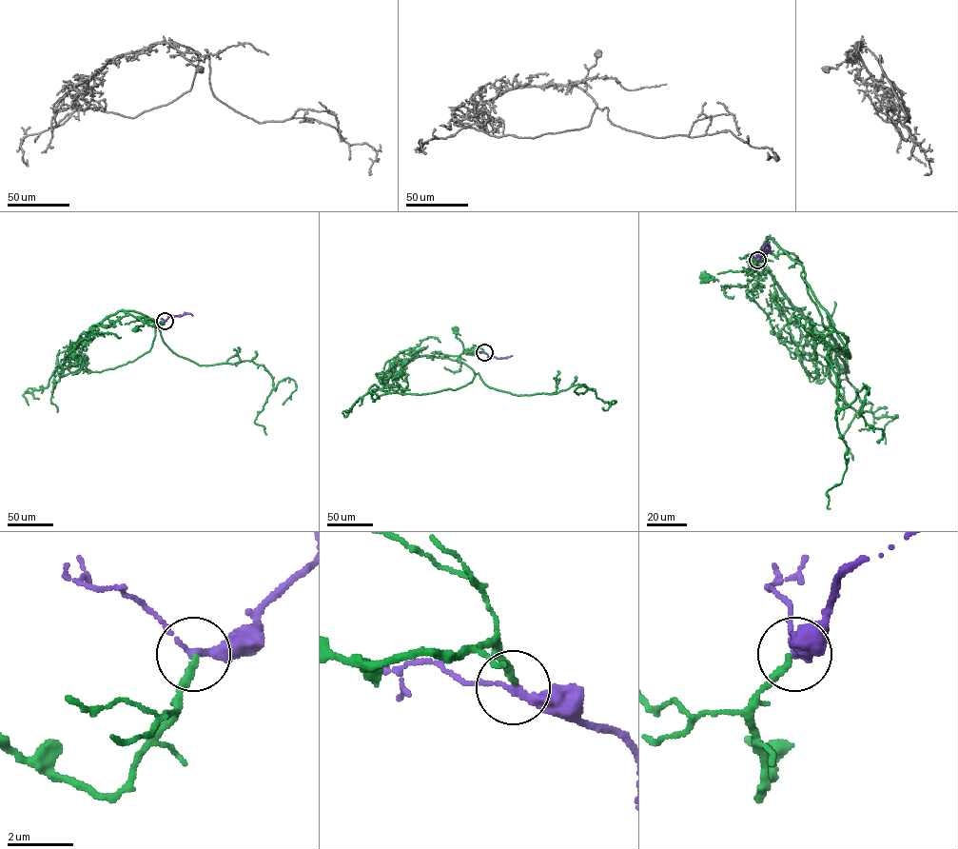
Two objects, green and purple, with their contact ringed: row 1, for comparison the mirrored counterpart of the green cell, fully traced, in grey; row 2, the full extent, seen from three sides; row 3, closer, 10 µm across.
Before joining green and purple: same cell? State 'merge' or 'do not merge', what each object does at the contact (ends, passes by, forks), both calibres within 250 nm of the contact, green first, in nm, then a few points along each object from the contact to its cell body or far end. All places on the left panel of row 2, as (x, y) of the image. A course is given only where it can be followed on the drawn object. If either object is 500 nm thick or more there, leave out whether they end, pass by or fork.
merge; green ends there; purple passes by; 220 nm thick on the green side, 220 nm on the other; green runs (165, 321), (162, 325), (155, 321), (143, 322), (144, 325), (136, 326), (136, 329); purple runs (165, 321), (168, 316), (186, 313), (192, 315)

